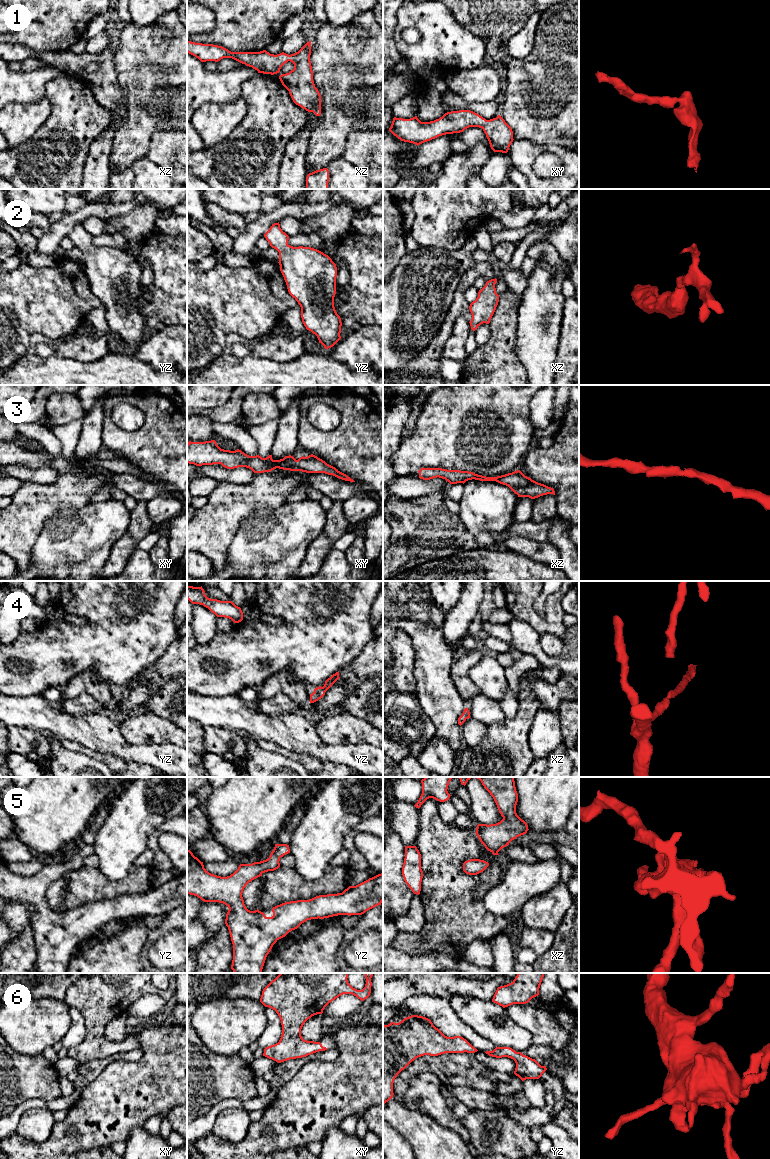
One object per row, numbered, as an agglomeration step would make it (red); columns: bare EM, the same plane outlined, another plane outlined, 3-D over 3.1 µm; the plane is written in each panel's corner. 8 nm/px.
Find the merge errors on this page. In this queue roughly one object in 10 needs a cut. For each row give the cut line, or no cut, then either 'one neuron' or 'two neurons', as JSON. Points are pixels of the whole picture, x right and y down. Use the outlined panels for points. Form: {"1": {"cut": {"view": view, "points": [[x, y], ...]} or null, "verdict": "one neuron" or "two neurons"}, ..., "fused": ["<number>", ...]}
{"1": {"cut": null, "verdict": "one neuron"}, "2": {"cut": null, "verdict": "one neuron"}, "3": {"cut": null, "verdict": "one neuron"}, "4": {"cut": null, "verdict": "one neuron"}, "5": {"cut": null, "verdict": "one neuron"}, "6": {"cut": null, "verdict": "one neuron"}, "fused": []}

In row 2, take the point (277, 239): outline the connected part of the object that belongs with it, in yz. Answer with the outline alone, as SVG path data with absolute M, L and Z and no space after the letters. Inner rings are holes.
M274 223L264 234L270 246L279 252L280 271L284 277L289 294L298 302L301 307L301 318L307 330L315 334L325 349L333 347L340 339L341 318L334 307L336 294L337 267L332 259L323 252L311 247L293 247L288 244L289 236L282 231L280 224Z

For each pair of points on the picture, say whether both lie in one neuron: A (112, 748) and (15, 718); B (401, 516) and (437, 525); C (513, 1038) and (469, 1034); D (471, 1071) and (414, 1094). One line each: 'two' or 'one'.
A: one
B: one
C: two
D: two

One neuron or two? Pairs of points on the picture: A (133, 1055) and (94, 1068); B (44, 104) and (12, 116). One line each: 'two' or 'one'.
A: one
B: one

